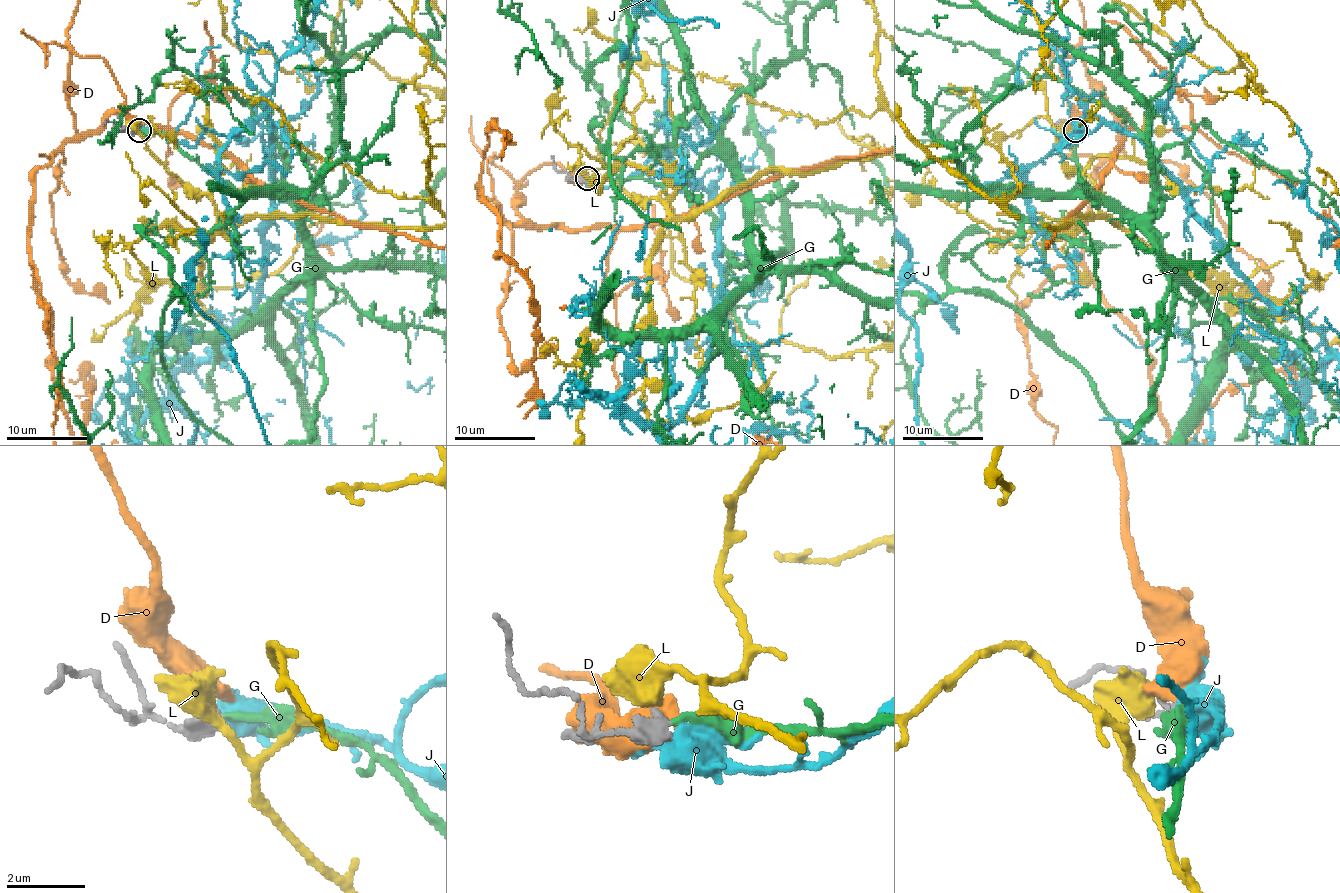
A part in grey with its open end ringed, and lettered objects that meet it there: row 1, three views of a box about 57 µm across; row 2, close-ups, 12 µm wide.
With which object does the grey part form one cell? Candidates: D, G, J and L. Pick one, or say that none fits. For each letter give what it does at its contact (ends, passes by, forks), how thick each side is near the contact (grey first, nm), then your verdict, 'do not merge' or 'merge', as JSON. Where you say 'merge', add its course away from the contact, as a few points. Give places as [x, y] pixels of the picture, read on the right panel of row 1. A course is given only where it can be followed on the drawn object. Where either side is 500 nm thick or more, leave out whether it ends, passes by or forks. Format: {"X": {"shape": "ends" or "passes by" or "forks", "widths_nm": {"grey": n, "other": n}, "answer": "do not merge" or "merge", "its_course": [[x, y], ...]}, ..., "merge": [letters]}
{"D": {"widths_nm": {"grey": 320, "other": 700}, "answer": "do not merge"}, "G": {"shape": "ends", "widths_nm": {"grey": 420, "other": 200}, "answer": "merge"}, "J": {"widths_nm": {"grey": 400, "other": 550}, "answer": "do not merge"}, "L": {"widths_nm": {"grey": 220, "other": 800}, "answer": "do not merge"}, "merge": ["G"]}

